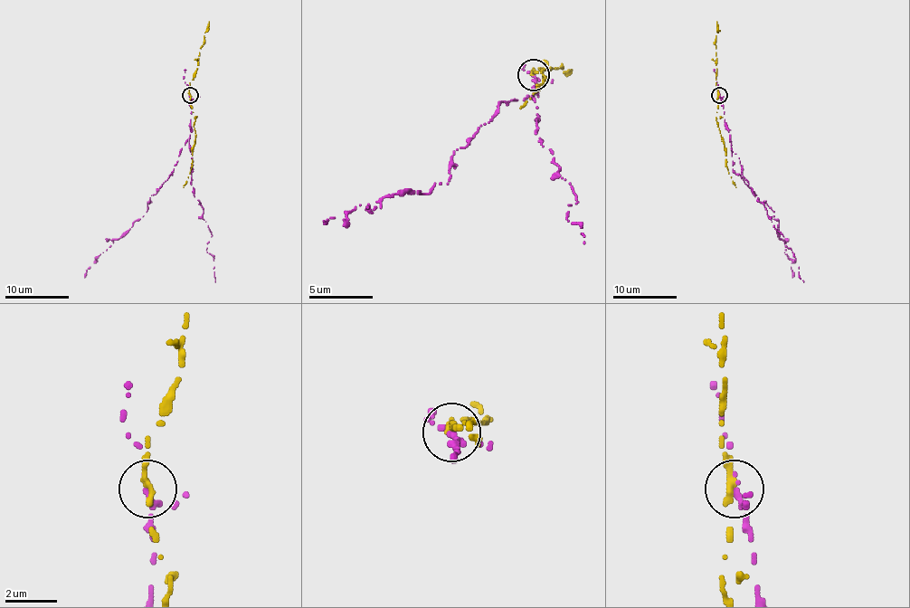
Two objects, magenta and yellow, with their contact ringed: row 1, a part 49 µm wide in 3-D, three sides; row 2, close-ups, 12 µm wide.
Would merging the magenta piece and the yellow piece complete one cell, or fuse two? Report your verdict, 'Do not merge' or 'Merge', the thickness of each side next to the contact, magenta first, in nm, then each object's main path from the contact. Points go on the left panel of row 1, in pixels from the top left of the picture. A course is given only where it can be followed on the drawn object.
Do not merge. Thickness 200 nm (magenta) against 360 nm. Course of magenta: (189, 95), (191, 131), (173, 170), (149, 197), (146, 212), (120, 237), (113, 240), (84, 277). Course of yellow: (189, 95), (195, 118), (195, 139), (193, 166), (183, 187)

